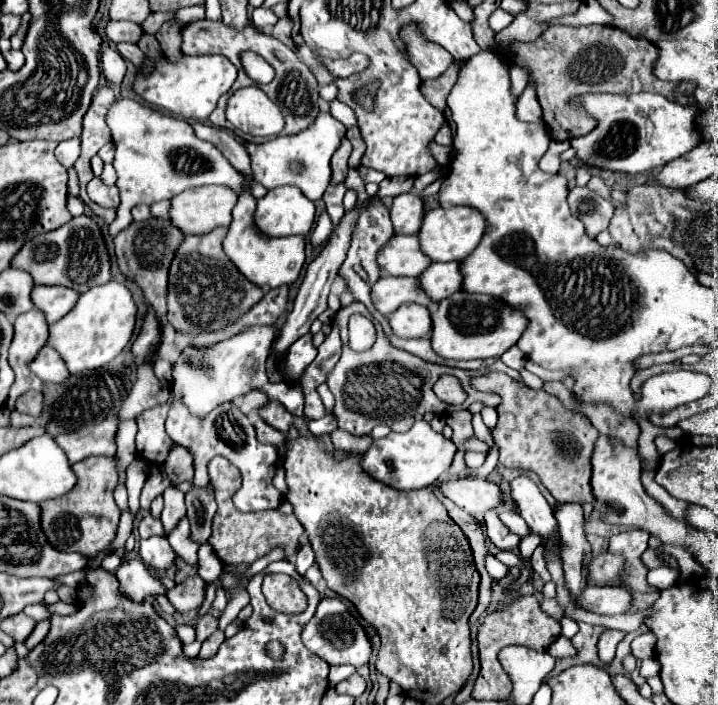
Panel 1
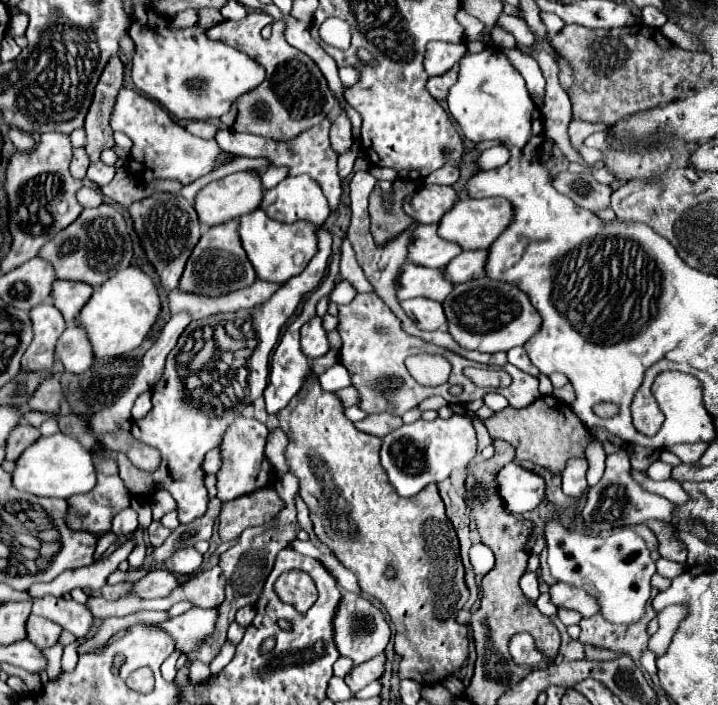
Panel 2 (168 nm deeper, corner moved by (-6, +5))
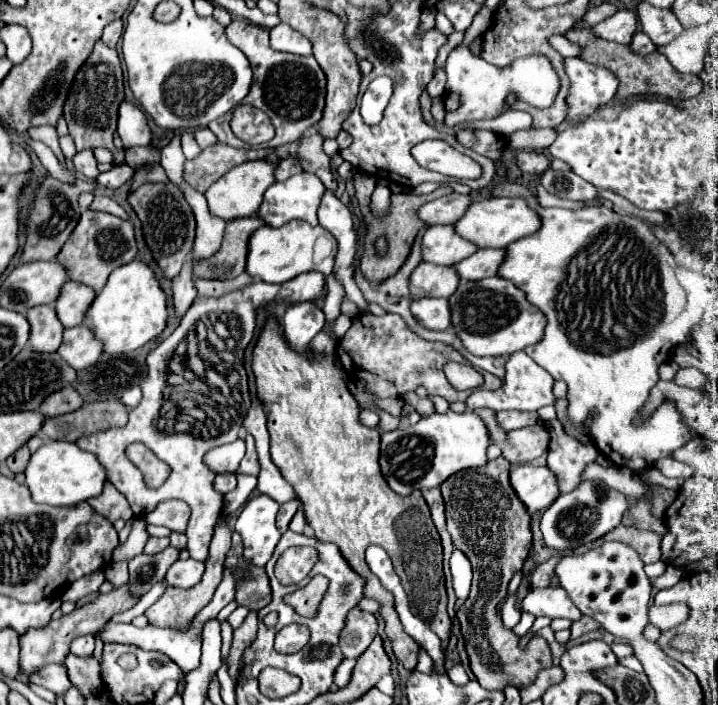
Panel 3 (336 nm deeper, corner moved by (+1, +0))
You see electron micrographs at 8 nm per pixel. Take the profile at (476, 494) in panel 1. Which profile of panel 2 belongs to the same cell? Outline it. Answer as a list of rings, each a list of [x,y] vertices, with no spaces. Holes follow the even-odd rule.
[[[509,462],[499,474],[495,476],[497,494],[505,504],[505,510],[511,514],[523,514],[533,510],[545,492],[545,482],[541,476]]]

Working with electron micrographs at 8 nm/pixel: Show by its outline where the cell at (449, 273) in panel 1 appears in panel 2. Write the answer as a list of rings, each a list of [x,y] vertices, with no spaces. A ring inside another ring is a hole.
[[[473,250],[473,252],[461,252],[459,256],[453,258],[453,262],[449,262],[443,268],[443,274],[447,276],[447,280],[451,284],[461,284],[461,282],[469,282],[473,278],[481,278],[485,272],[485,258],[487,258],[487,250]]]

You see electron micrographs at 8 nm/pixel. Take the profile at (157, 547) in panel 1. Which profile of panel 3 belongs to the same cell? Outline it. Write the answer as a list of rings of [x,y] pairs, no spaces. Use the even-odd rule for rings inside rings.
[[[186,559],[186,561],[176,561],[168,573],[166,573],[166,581],[168,585],[172,587],[182,587],[182,589],[188,589],[192,585],[196,585],[202,575],[204,575],[204,569],[206,565],[196,561],[196,559]]]

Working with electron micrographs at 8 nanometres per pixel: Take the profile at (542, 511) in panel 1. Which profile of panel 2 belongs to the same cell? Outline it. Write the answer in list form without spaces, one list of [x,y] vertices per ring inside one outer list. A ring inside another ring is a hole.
[[[545,516],[545,522],[543,522],[543,534],[547,538],[547,548],[549,548],[549,568],[551,568],[551,574],[557,580],[561,580],[561,582],[567,582],[571,586],[587,590],[591,596],[595,596],[599,600],[601,614],[607,620],[625,624],[625,622],[639,620],[643,616],[643,612],[645,612],[645,604],[647,604],[647,600],[651,596],[649,580],[655,574],[655,562],[651,560],[649,550],[647,550],[643,538],[639,538],[629,528],[623,528],[621,532],[619,532],[619,527],[614,529],[618,529],[618,531],[609,533],[610,530],[608,530],[600,532],[597,536],[587,536],[587,534],[581,534],[577,530],[567,528],[557,518]]]

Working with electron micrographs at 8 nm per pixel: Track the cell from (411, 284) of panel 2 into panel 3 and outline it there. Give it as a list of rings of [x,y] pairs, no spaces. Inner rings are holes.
[[[420,263],[410,279],[412,297],[450,297],[460,283],[454,267]]]

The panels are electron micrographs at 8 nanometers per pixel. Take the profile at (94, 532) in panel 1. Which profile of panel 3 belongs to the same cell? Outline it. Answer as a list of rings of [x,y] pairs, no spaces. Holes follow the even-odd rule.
[[[106,483],[102,495],[88,499],[88,503],[92,505],[92,509],[96,513],[100,513],[100,515],[104,515],[106,519],[112,519],[112,521],[116,521],[116,519],[128,521],[128,519],[134,517],[132,509],[130,509],[130,503],[112,483]]]

